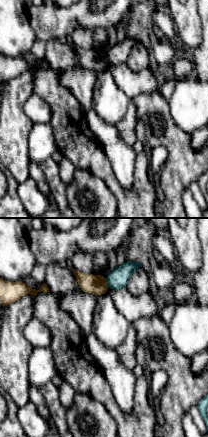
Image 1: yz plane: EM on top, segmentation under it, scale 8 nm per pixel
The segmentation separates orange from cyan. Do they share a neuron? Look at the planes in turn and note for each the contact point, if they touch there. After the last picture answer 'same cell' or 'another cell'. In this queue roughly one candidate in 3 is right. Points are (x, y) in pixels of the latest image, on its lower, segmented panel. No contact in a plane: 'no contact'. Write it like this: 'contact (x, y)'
contact (106, 283)

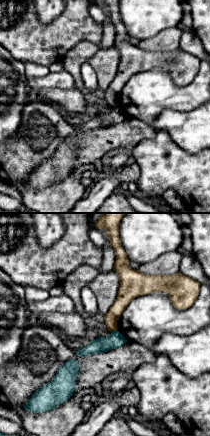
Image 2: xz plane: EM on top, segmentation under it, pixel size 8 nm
contact (113, 330)

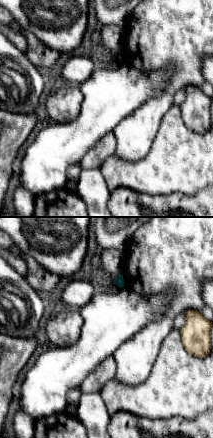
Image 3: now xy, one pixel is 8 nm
contact (116, 284)

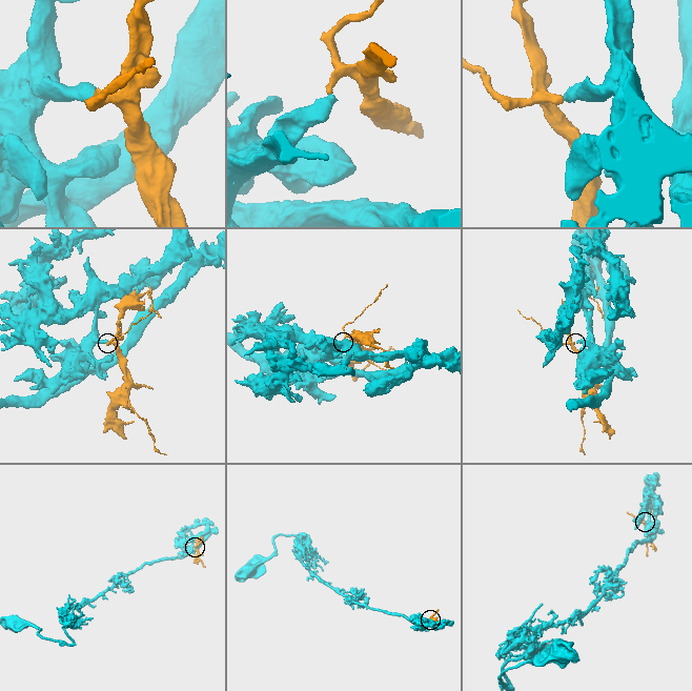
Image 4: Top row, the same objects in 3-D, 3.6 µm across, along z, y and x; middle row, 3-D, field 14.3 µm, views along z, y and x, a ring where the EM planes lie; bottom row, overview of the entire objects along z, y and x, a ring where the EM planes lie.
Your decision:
another cell

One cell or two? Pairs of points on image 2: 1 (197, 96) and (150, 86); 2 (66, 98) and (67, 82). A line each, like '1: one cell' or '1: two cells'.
1: one cell
2: two cells

